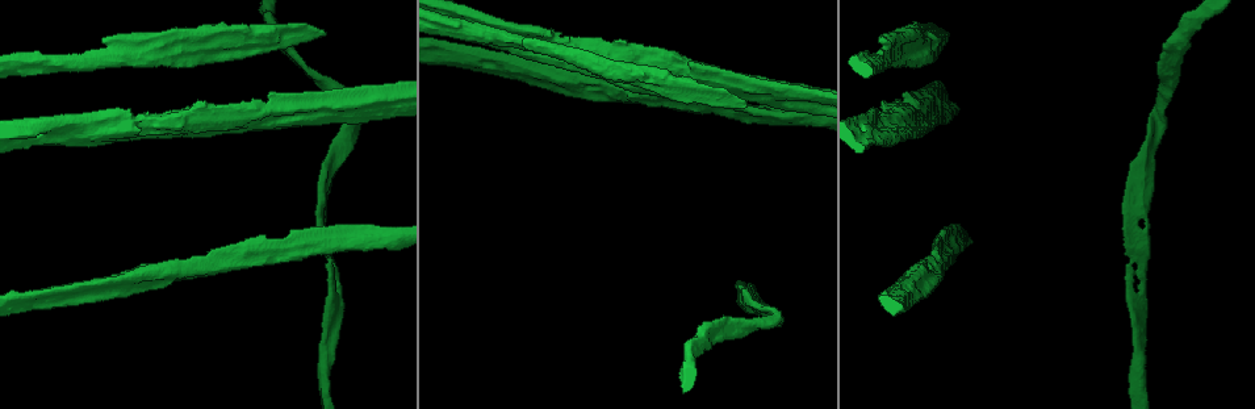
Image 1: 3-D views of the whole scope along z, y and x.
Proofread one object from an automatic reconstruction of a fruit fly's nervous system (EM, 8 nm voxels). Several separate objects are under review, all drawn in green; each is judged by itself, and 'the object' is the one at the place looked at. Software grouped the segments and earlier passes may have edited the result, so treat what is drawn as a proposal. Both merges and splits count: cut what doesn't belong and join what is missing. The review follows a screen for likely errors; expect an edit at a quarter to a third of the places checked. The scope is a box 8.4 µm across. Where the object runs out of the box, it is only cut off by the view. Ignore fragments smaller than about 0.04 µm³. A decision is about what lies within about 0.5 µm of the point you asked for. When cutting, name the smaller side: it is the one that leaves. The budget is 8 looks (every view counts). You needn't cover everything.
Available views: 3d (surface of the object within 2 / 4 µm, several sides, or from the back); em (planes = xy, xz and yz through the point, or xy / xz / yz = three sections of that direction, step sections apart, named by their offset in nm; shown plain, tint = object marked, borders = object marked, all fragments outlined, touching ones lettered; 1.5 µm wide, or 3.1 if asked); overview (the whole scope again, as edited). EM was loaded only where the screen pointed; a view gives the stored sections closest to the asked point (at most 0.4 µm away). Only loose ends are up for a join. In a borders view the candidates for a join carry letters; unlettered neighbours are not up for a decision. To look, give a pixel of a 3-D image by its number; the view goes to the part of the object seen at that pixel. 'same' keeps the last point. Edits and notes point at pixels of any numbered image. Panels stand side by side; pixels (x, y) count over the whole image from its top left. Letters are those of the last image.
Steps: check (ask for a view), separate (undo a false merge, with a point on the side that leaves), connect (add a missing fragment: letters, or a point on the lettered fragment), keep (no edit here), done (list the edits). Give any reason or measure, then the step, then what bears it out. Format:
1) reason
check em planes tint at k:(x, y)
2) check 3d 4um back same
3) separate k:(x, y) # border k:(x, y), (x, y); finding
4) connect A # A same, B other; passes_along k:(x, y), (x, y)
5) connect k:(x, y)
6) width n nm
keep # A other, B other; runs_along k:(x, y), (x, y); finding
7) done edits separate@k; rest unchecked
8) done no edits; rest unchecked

check em planes tint at 1:(183, 134)

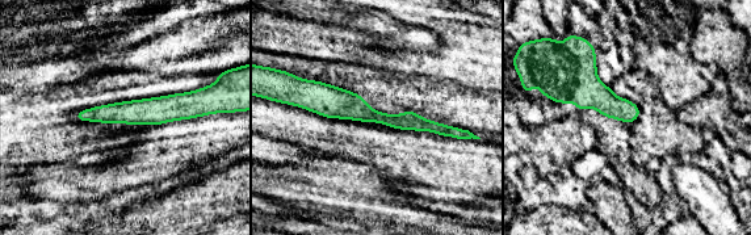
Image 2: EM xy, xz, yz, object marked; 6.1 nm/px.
check em planes borders same

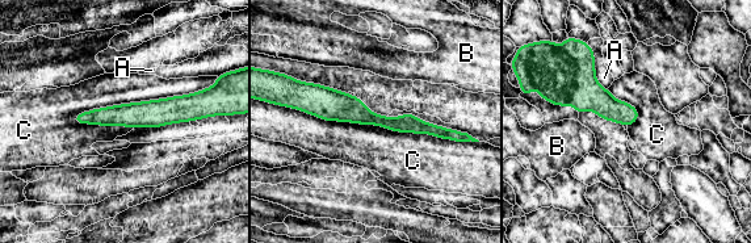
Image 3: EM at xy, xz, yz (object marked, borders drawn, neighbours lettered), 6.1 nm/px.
keep # A other, B other, C other; no lettered fragment goes on from it

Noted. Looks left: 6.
free end
check 3d 2um back at 1:(27, 143)

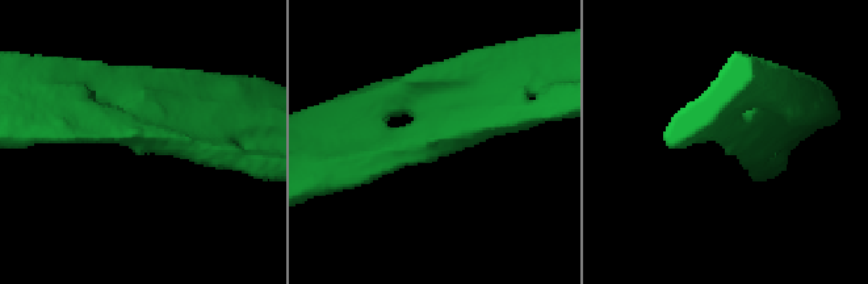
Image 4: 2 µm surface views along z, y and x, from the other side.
shape alone is not enough
check em planes borders at 4:(427, 162)

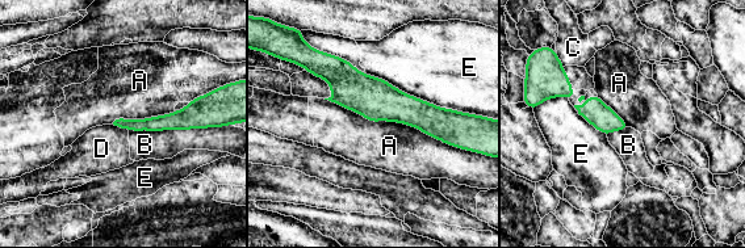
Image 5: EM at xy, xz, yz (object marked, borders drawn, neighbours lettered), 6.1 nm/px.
keep # A other, B other, C other, D other, E other; border 5:(323, 99), (461, 148); no lettered fragment goes on from it

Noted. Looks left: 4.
check em planes borders at 1:(1142, 288)

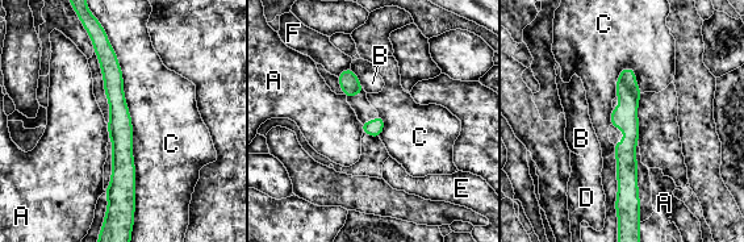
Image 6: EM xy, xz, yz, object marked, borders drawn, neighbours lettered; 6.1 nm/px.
width 100 nm
keep # A other, B other, C other, D other, E other, F other; border 6:(105, 34), (132, 122), (134, 215); one neuron here

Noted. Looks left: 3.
done no edits; rest unchecked

